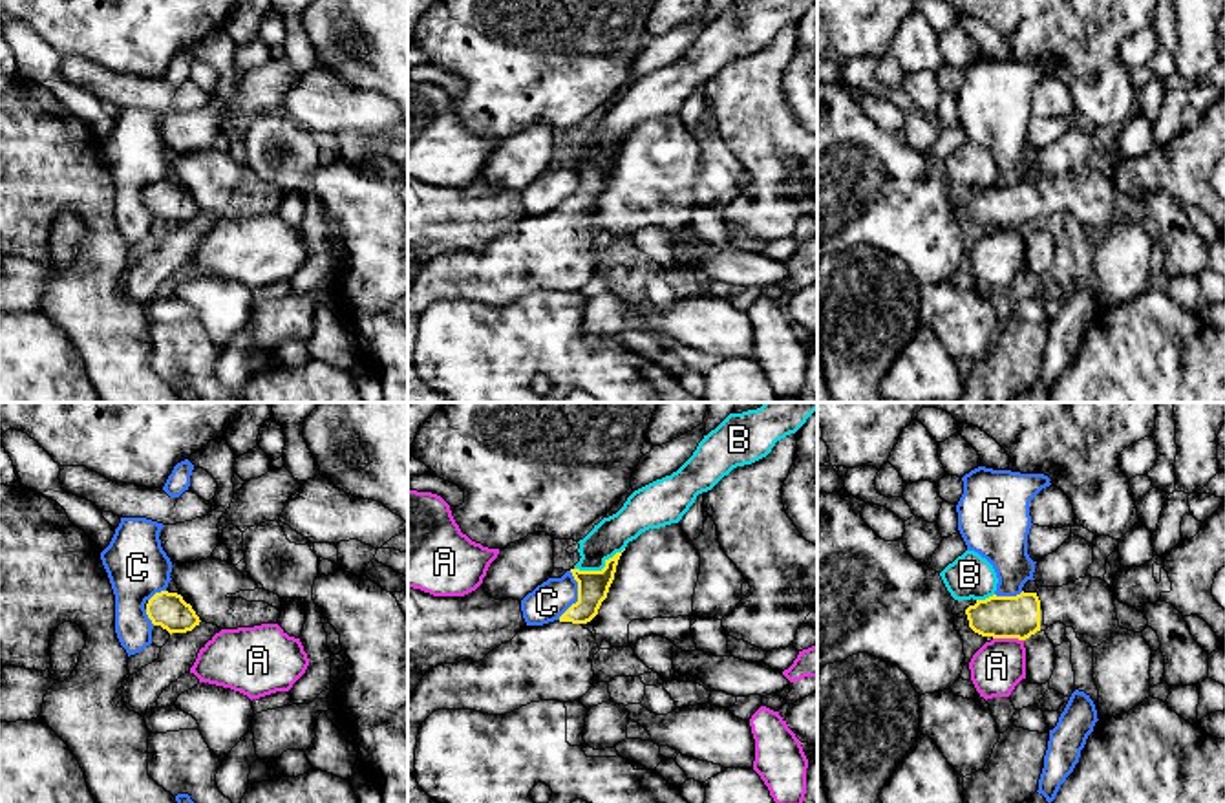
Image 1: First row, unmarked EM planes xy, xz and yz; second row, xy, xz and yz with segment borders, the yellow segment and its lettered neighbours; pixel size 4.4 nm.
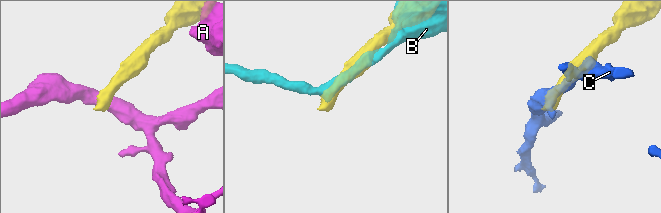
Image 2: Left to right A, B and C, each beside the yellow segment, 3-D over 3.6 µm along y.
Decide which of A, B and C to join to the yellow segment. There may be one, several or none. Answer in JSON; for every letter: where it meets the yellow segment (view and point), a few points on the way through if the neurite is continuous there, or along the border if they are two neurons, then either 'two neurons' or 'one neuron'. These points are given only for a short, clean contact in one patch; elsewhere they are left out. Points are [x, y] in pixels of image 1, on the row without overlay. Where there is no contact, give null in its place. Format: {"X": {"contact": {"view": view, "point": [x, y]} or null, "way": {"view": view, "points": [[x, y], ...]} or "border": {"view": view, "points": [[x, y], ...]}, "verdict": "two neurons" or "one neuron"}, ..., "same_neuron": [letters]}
{"A": {"contact": {"view": "yz", "point": [1008, 227]}, "border": {"view": "yz", "points": [[993, 227], [1017, 227], [1022, 231]]}, "verdict": "two neurons"}, "B": {"contact": {"view": "xz", "point": [602, 160]}, "verdict": "two neurons"}, "C": {"contact": {"view": "xz", "point": [578, 185]}, "border": {"view": "xz", "points": [[571, 161], [576, 172], [576, 191], [558, 209]]}, "verdict": "two neurons"}, "same_neuron": []}

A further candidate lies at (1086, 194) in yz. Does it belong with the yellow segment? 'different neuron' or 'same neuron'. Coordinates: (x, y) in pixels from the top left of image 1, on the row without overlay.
same neuron

